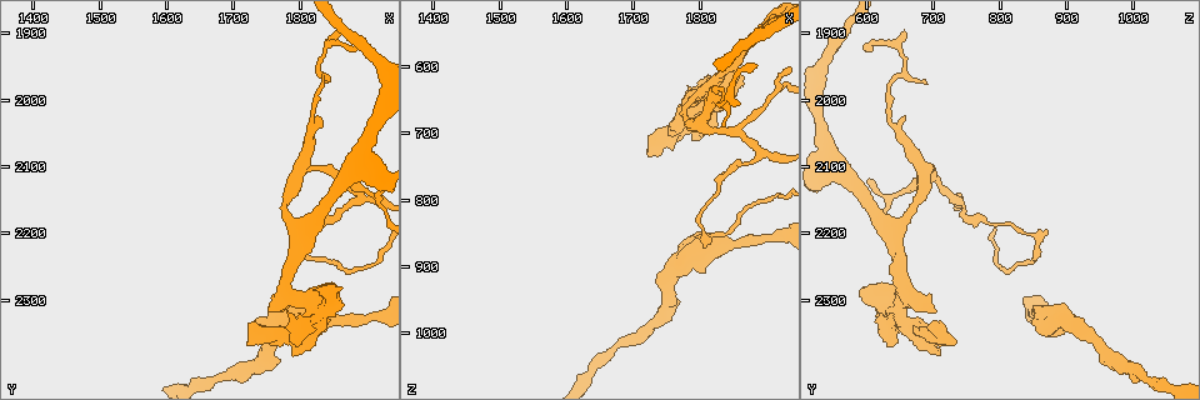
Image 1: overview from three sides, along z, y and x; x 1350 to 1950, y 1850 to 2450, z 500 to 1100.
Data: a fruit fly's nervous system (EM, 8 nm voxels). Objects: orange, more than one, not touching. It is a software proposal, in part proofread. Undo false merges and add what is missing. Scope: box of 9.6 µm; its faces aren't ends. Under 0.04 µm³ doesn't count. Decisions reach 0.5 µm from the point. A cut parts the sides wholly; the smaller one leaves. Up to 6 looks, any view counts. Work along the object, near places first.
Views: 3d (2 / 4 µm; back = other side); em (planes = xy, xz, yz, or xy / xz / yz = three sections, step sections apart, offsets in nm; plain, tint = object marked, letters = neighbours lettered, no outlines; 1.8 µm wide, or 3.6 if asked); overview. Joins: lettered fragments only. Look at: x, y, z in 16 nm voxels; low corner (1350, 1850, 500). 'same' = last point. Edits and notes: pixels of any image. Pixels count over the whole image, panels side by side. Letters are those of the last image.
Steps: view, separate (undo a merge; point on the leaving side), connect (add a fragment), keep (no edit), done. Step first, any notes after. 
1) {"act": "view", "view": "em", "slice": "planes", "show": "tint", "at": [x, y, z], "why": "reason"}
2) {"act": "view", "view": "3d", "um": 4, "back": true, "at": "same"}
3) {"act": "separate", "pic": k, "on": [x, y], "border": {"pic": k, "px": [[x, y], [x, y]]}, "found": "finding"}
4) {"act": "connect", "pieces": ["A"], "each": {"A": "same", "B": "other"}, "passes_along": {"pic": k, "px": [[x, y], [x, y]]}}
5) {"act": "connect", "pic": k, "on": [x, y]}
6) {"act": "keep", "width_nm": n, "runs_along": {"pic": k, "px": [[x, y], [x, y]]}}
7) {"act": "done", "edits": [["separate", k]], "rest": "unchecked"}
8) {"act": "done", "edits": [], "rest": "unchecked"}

{"act": "view", "view": "3d", "um": 4, "at": [1855, 2115, 695], "why": "branch point"}

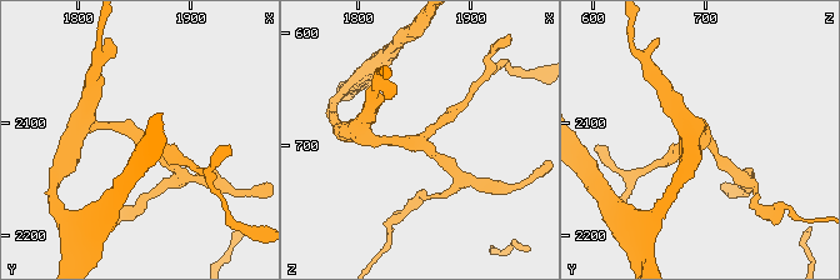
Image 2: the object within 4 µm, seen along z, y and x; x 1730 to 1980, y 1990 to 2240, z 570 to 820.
{"act": "view", "view": "em", "slice": "planes", "show": "tint", "at": [1860, 2118, 698], "arms": 3, "why": "now the EM"}

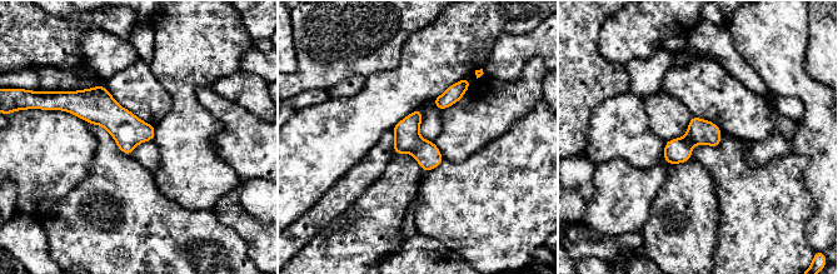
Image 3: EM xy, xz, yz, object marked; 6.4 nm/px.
{"act": "view", "view": "em", "slice": "planes", "show": "letters", "at": "same", "why": "see the neighbours"}

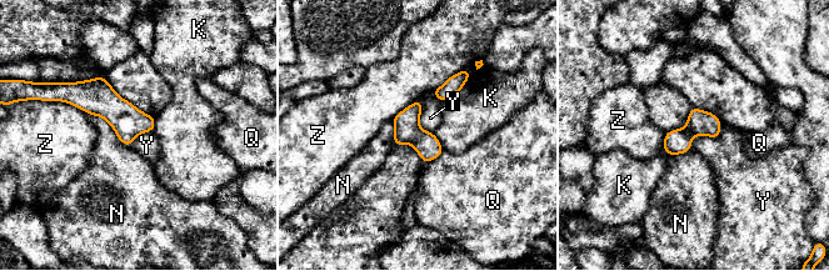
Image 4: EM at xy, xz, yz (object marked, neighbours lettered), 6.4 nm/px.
{"act": "keep", "width_nm": 160, "each": {"K": "other", "N": "other", "Q": "other", "Y": "other", "Z": "other"}, "border": {"pic": 4, "px": [[722, 121], [690, 149]]}, "found": "one cell here"}

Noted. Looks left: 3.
{"act": "view", "view": "em", "slice": "yz", "step": 8, "show": "letters", "at": [1860, 2280, 590], "why": "thick end"}

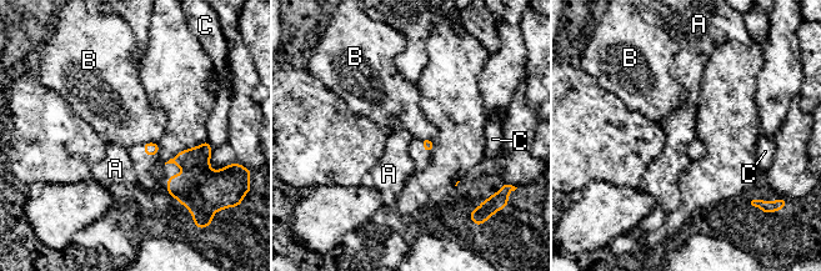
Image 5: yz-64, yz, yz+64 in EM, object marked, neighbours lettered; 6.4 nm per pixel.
{"act": "keep", "each": {"A": "other", "B": "other", "C": "other"}, "border": {"pic": 5, "px": [[156, 141], [143, 142]]}, "found": "no lettered fragment goes on from it"}

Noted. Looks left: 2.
{"act": "done", "edits": [], "rest": "unchecked"}

